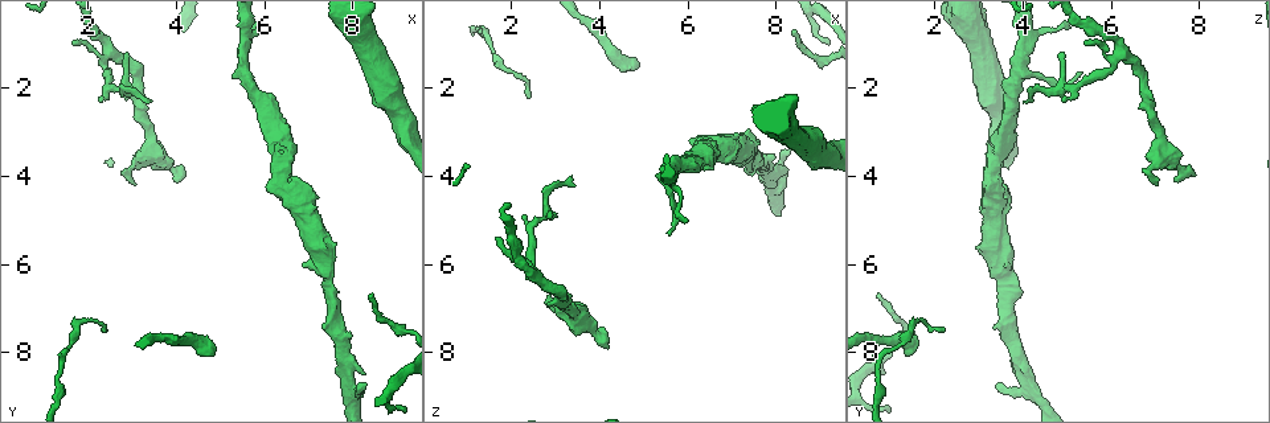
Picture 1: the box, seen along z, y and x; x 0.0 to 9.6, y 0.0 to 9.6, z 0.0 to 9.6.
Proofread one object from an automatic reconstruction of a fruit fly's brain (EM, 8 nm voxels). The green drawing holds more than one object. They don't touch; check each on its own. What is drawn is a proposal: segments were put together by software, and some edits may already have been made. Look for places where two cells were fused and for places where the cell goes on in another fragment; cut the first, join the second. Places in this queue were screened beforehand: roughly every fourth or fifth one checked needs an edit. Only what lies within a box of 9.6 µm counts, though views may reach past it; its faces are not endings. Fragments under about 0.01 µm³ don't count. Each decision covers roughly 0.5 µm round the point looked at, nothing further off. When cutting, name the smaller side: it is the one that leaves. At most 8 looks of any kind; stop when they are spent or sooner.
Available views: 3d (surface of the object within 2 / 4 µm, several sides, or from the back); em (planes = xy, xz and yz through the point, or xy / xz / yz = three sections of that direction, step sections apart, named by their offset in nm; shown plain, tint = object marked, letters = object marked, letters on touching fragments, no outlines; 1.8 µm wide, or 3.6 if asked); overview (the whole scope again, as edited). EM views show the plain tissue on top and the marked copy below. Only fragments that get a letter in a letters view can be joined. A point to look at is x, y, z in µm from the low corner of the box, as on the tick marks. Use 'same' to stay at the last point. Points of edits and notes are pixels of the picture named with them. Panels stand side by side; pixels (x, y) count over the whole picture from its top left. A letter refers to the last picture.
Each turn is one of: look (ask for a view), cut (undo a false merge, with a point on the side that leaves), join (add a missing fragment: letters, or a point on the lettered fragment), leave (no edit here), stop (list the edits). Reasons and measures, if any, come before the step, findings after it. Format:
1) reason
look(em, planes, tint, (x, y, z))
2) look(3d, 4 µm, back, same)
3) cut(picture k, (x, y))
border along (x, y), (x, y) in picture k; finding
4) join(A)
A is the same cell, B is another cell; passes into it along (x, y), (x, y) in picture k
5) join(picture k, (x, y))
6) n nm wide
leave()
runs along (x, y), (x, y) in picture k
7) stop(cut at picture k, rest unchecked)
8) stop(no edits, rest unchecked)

an open end
look(3d, 4 µm, (2.40, 7.45, 2.30))

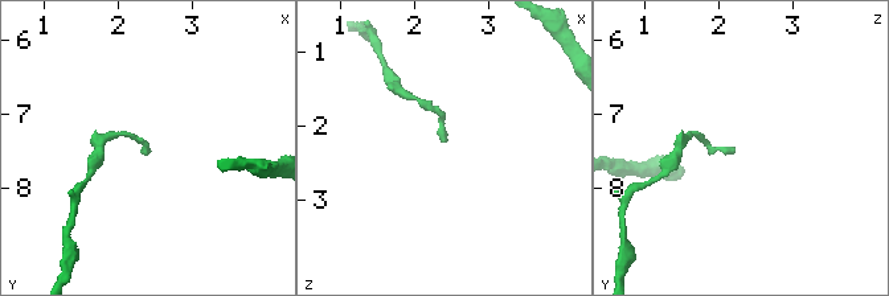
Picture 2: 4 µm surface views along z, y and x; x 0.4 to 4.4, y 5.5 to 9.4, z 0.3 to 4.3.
now the EM
look(em, planes, letters, (2.40, 7.45, 2.25))

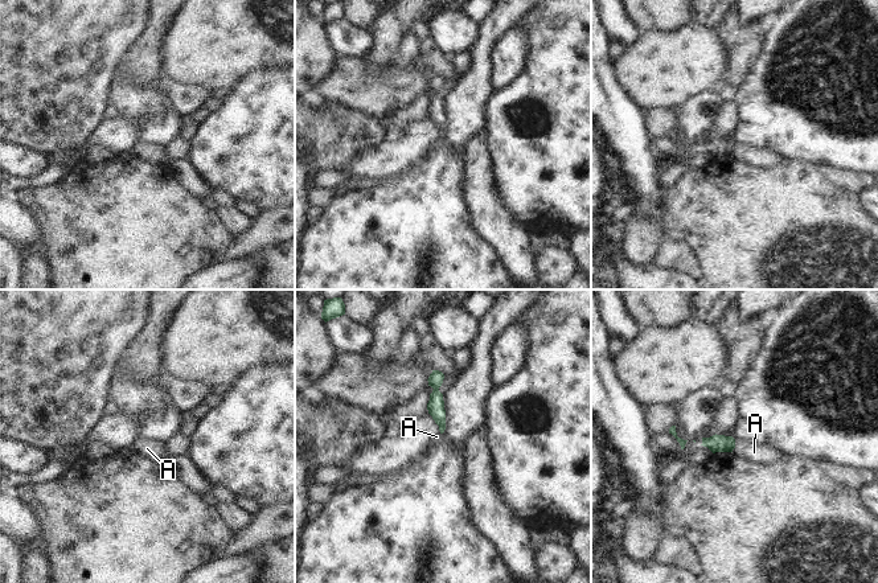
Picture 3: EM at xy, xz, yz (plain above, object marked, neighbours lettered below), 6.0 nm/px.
join(A)
A is the same cell; passes into it along (717, 443), (734, 446), (754, 452) in picture 3; the cell continues

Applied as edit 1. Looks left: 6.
look(overview)

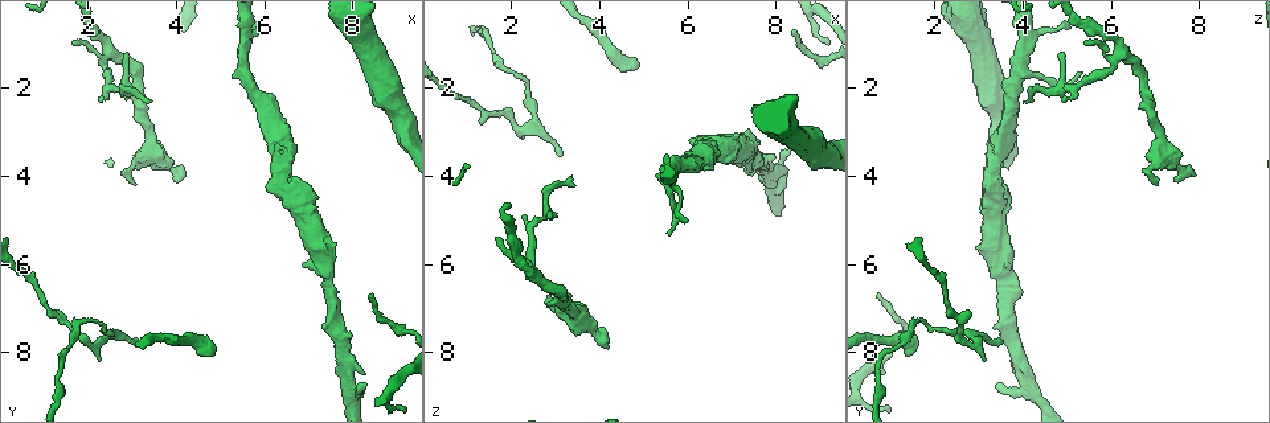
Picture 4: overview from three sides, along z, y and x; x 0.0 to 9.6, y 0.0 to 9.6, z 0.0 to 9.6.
look(3d, 4 µm, back, (4.85, 8.05, 1.45))

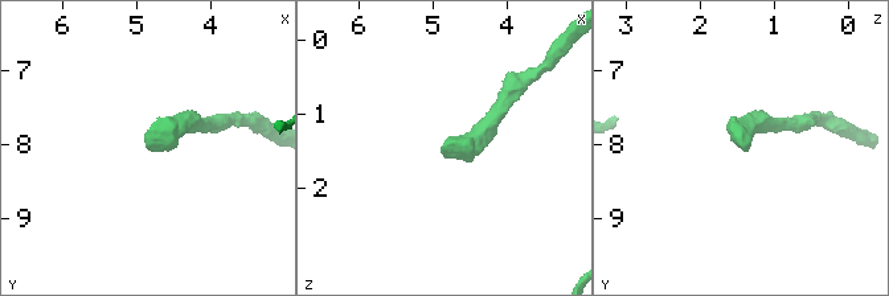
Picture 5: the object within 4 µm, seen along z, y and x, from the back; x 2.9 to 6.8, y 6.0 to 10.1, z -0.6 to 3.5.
now the EM
look(em, planes, letters, (4.80, 8.00, 1.55))

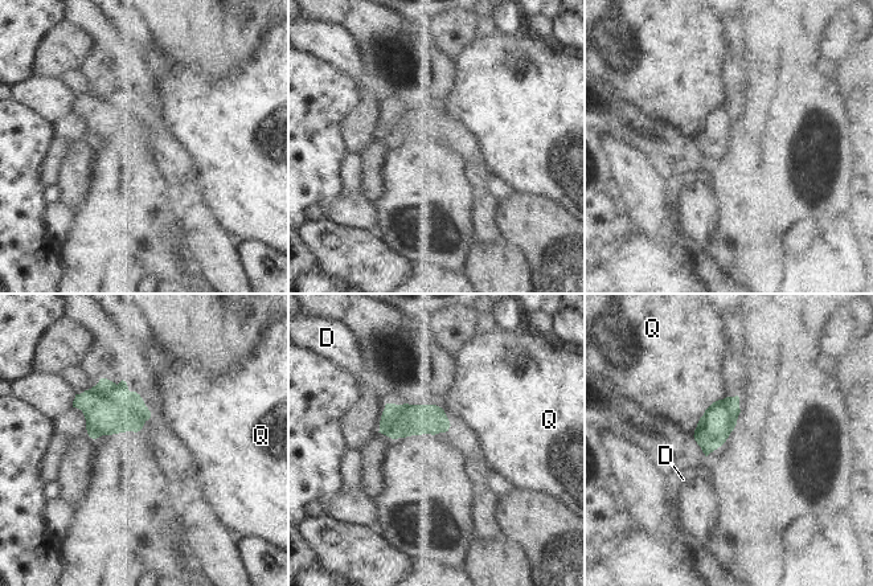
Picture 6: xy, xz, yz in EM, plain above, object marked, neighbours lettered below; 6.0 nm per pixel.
160 nm wide
leave()
D and Q are other cells; border along (737, 394), (716, 400), (693, 435) in picture 6; none of them fits

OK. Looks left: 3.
branch stops here
look(3d, 4 µm, (3.05, 4.20, 7.10))

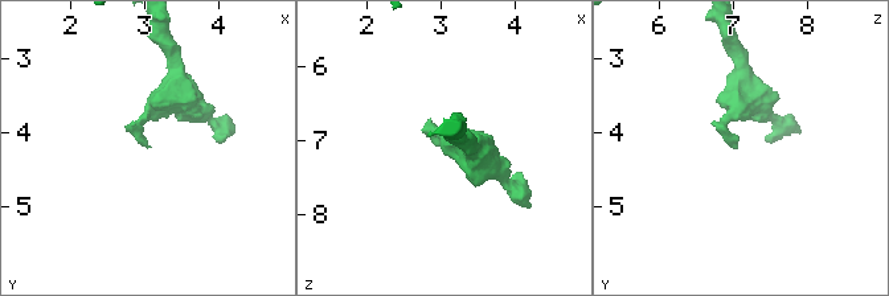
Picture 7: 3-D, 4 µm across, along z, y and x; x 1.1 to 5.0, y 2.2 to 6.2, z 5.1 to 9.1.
need the tissue
look(em, planes, tint, (3.10, 4.25, 7.05))

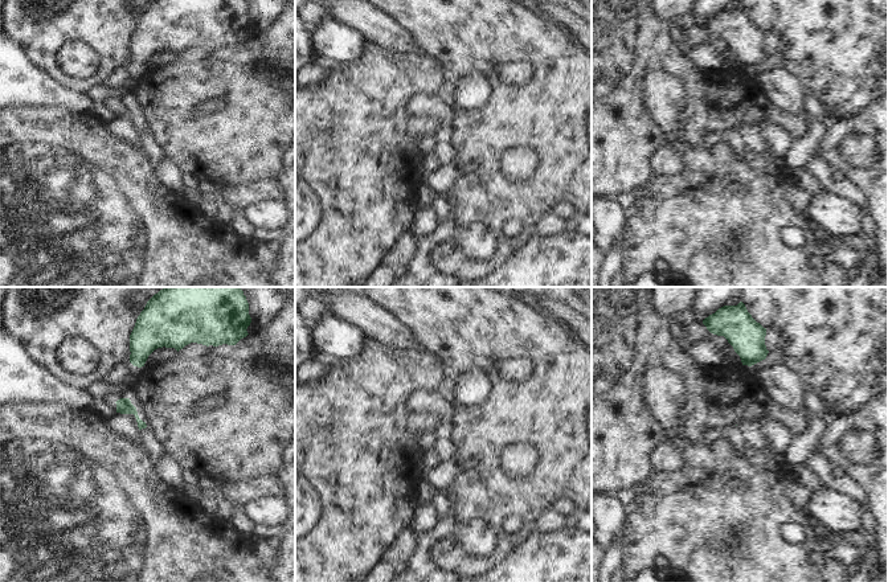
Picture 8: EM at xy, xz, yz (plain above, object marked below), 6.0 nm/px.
see the neighbours
look(em, planes, letters, same)

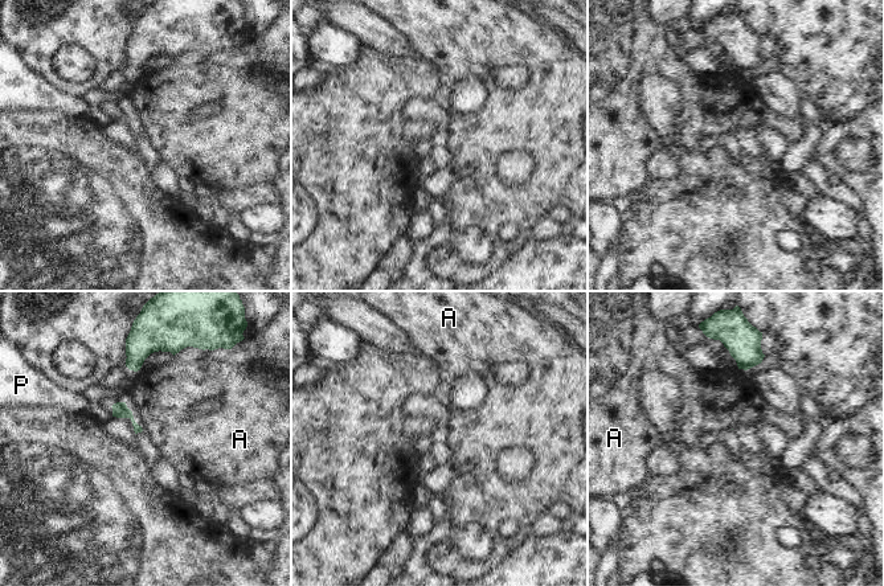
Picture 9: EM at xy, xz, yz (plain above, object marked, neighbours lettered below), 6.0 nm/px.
leave()
A and P are other cells; border along (125, 401), (134, 421), (143, 430) in picture 9; none of them fits

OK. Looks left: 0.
stop(join at picture 3, rest unchecked)

